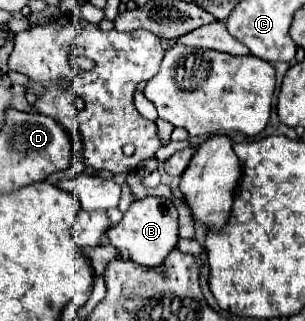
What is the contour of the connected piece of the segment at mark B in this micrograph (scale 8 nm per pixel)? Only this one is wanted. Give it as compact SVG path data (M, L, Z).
M147 196L143 200L135 200L129 210L123 214L121 222L105 232L107 242L113 244L123 258L133 260L135 264L155 268L163 262L171 248L177 244L177 210L171 200Z

